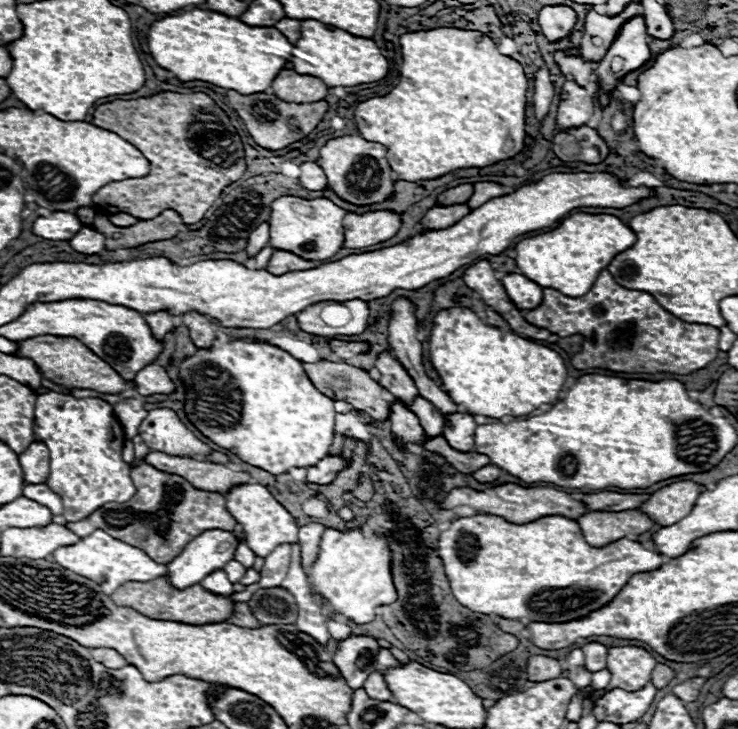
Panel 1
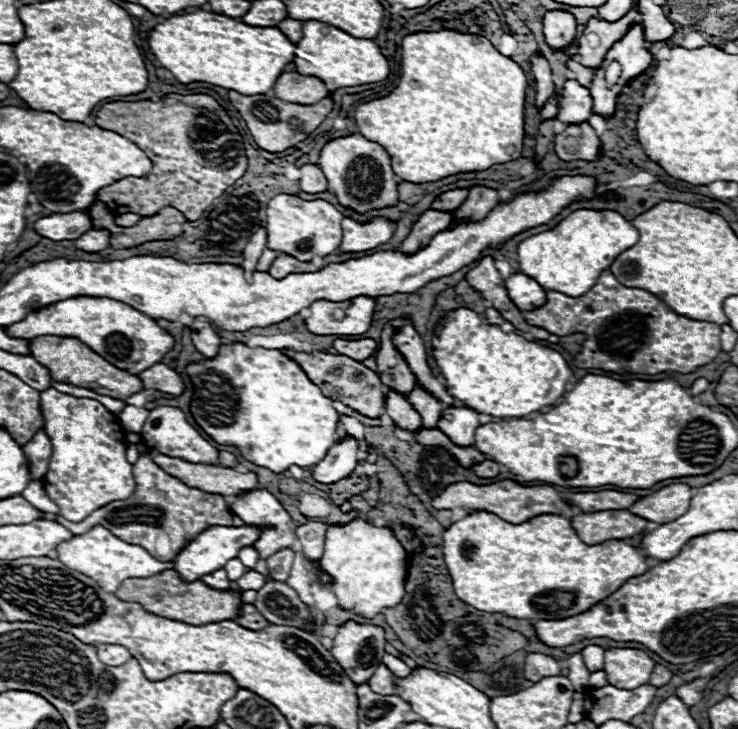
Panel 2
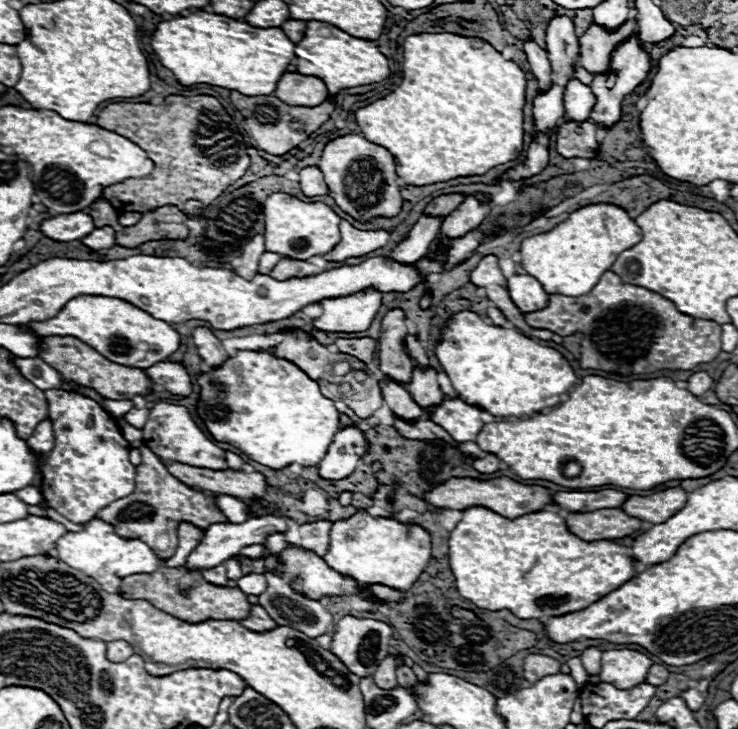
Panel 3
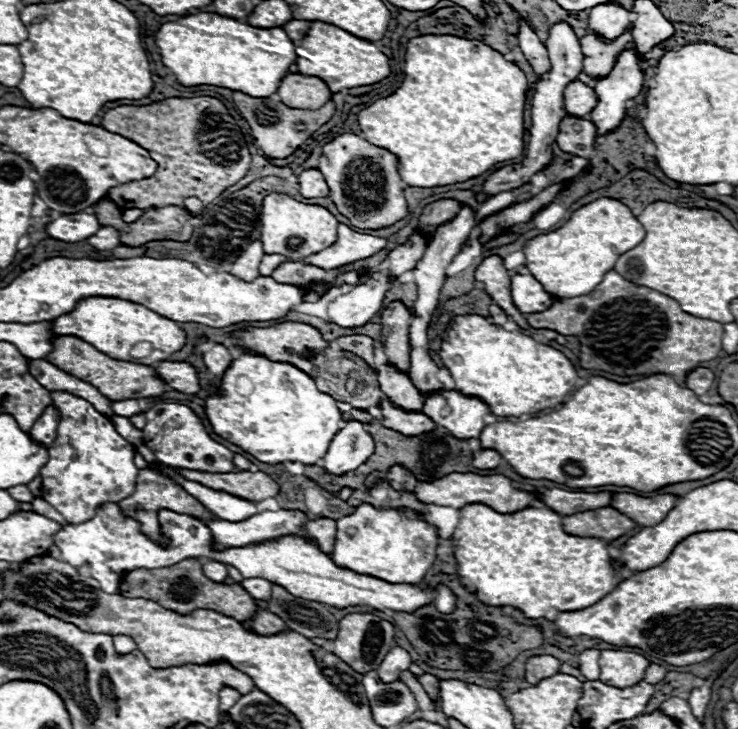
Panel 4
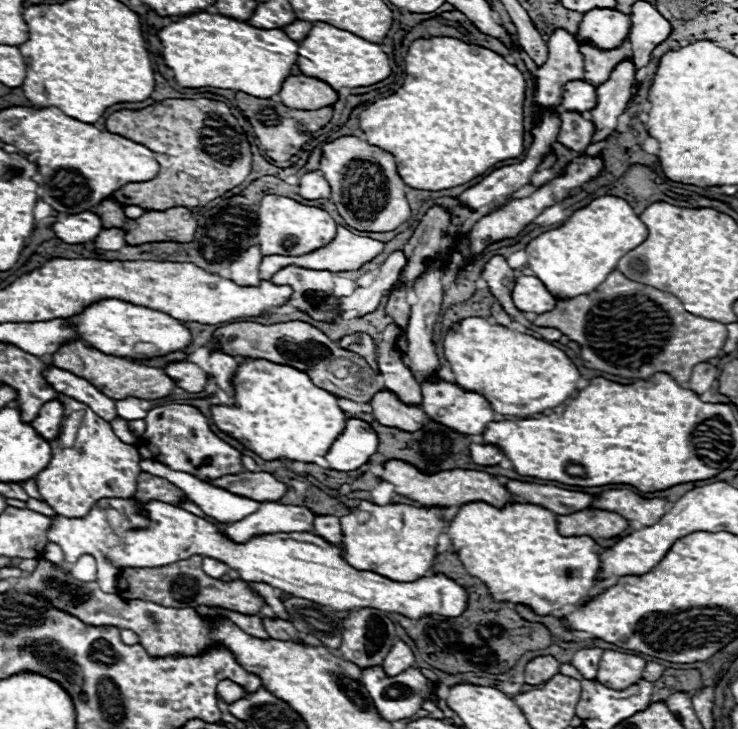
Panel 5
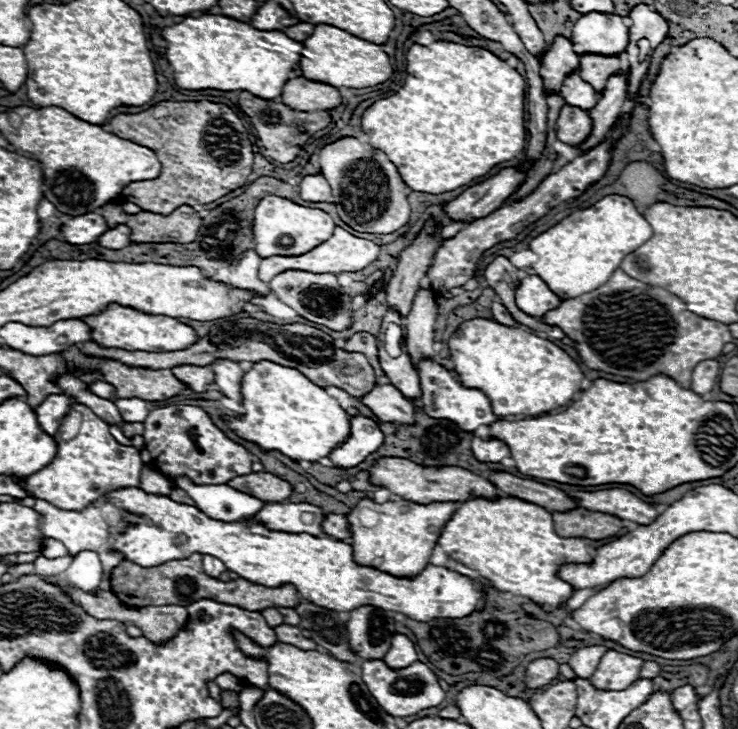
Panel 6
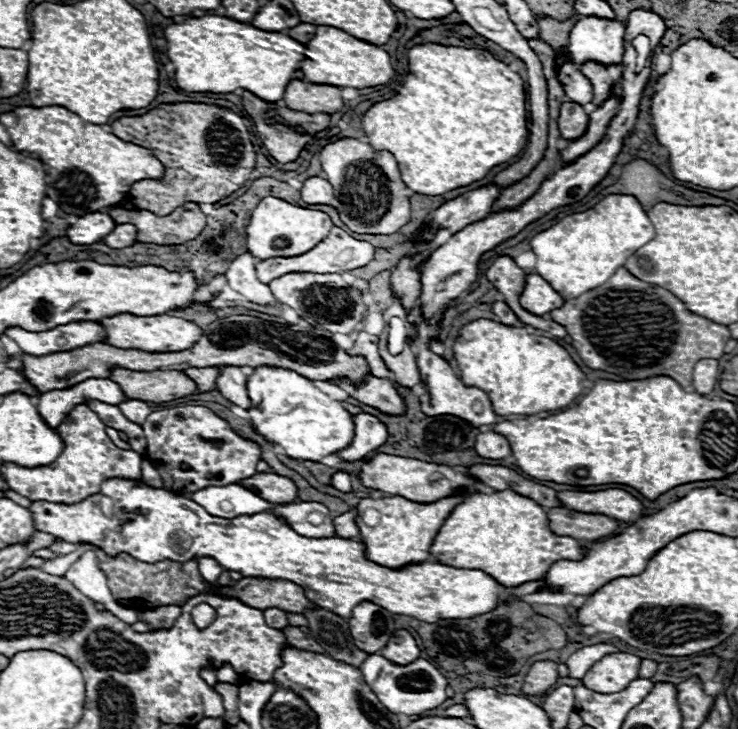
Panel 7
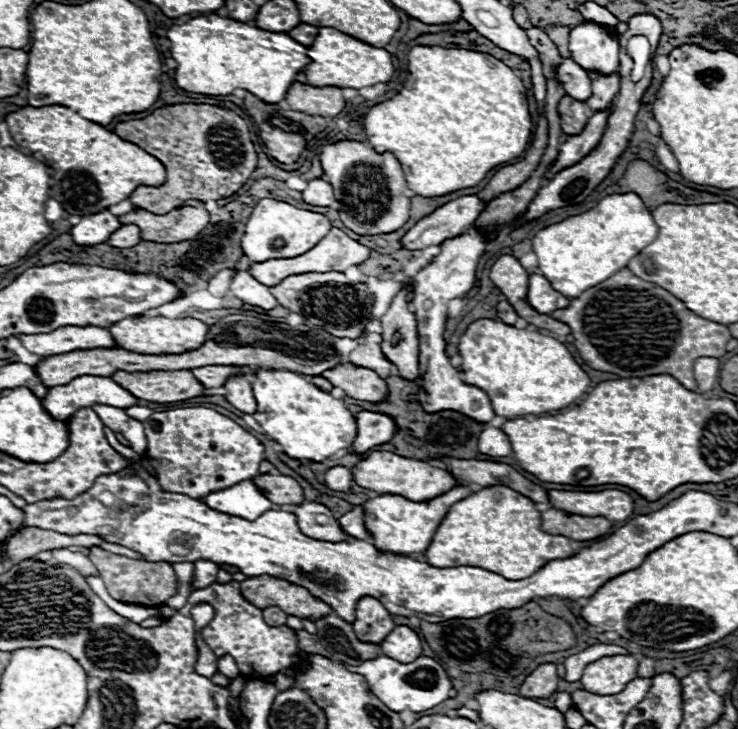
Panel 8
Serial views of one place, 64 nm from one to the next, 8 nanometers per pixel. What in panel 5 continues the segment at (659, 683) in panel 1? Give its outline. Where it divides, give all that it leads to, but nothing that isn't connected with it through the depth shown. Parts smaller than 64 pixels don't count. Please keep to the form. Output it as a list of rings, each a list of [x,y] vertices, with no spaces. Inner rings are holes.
[[[648,662],[646,668],[644,668],[644,672],[642,672],[642,678],[648,680],[648,682],[656,682],[662,674],[664,674],[664,666],[660,666],[656,662]]]

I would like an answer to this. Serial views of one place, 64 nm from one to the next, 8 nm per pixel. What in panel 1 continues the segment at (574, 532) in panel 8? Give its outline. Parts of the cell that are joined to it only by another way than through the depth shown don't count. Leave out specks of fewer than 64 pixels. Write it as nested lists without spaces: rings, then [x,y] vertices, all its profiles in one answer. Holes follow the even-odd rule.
[[[640,510],[588,512],[576,520],[590,546],[606,546],[618,538],[648,532],[656,522]]]

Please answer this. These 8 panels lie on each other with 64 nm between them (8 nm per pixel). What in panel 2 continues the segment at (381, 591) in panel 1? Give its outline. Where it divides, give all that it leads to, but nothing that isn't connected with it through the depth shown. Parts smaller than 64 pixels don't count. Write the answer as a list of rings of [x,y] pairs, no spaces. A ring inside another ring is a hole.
[[[352,520],[346,526],[328,526],[326,530],[326,540],[324,540],[324,554],[320,558],[320,568],[328,572],[332,578],[328,590],[338,598],[338,606],[344,610],[354,612],[360,618],[374,618],[380,614],[382,608],[390,608],[398,604],[404,596],[404,562],[406,562],[406,552],[400,546],[400,542],[394,538],[390,528],[378,528],[372,524],[366,524],[364,520]]]

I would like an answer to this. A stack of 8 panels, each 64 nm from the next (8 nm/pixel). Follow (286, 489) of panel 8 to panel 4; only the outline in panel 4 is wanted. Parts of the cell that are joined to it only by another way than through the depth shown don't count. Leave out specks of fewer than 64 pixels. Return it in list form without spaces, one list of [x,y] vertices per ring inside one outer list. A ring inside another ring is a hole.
[[[174,468],[178,474],[182,474],[186,480],[194,480],[198,484],[204,484],[212,490],[230,492],[232,496],[246,498],[250,502],[258,502],[270,496],[276,496],[280,492],[278,484],[270,480],[264,472],[226,472],[226,474],[210,474],[210,472],[198,472],[198,470],[186,470],[186,468]]]

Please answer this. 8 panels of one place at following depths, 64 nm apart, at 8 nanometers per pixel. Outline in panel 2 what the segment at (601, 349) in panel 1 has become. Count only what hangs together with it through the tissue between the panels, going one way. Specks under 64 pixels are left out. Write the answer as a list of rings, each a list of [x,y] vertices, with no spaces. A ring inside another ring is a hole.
[[[610,270],[602,272],[598,284],[586,296],[562,296],[560,292],[546,290],[546,304],[536,310],[524,312],[524,320],[538,328],[544,328],[556,336],[568,336],[582,332],[586,334],[584,352],[574,358],[574,366],[578,368],[602,368],[610,372],[630,372],[630,374],[658,374],[658,372],[694,372],[698,366],[712,362],[720,352],[720,326],[710,322],[694,322],[690,318],[682,318],[672,312],[662,300],[654,294],[638,288],[622,286]]]

